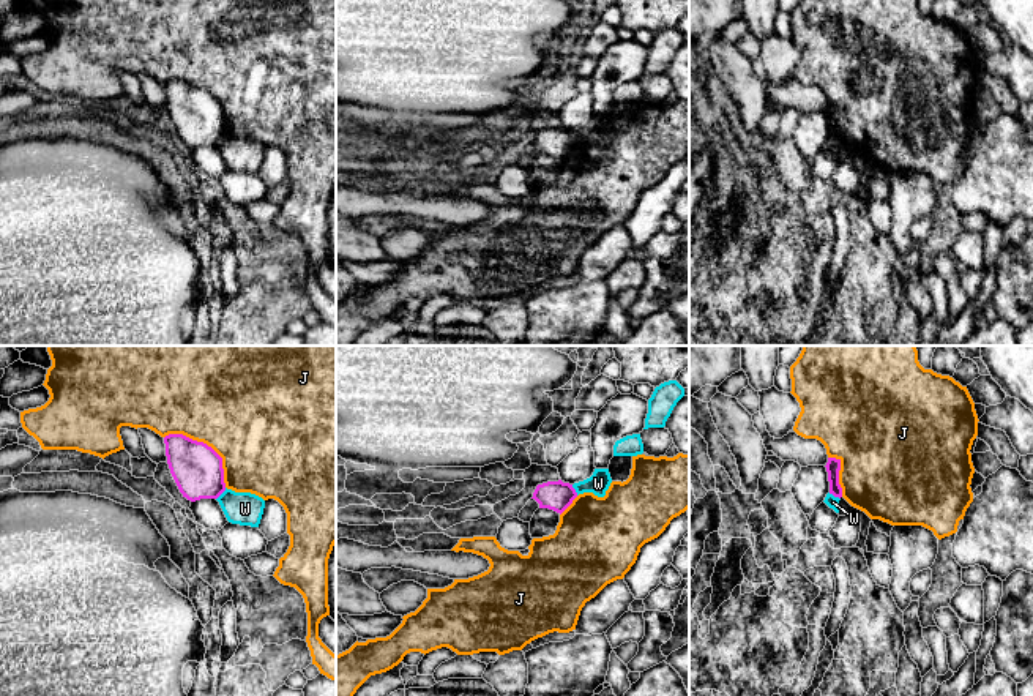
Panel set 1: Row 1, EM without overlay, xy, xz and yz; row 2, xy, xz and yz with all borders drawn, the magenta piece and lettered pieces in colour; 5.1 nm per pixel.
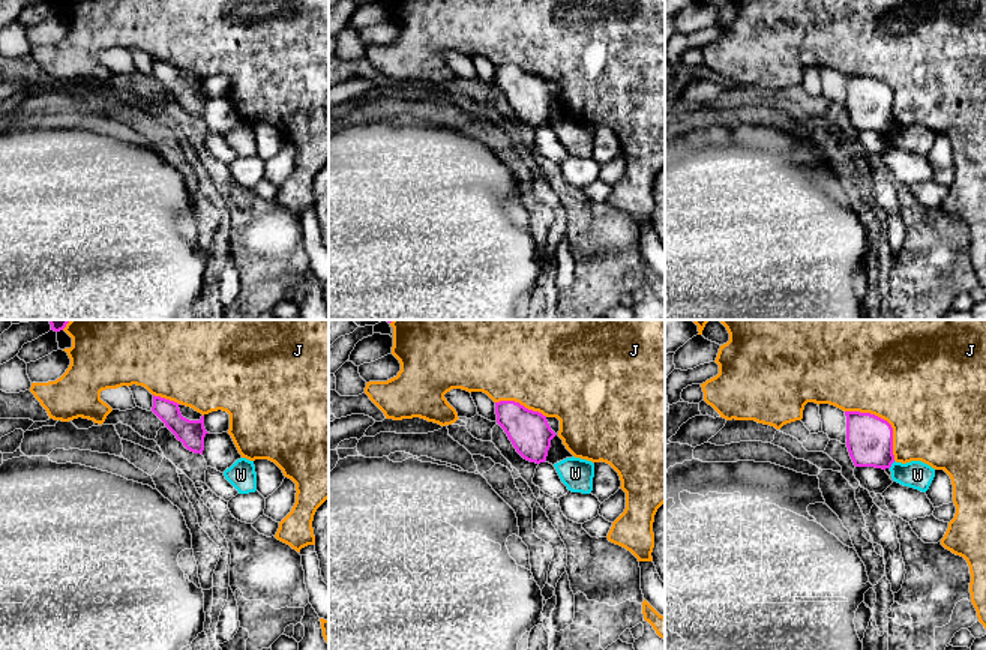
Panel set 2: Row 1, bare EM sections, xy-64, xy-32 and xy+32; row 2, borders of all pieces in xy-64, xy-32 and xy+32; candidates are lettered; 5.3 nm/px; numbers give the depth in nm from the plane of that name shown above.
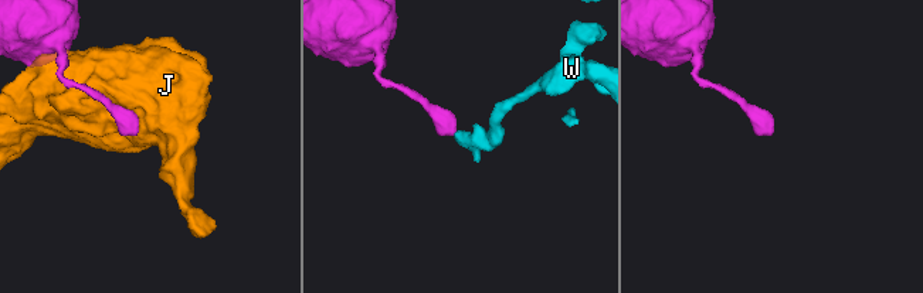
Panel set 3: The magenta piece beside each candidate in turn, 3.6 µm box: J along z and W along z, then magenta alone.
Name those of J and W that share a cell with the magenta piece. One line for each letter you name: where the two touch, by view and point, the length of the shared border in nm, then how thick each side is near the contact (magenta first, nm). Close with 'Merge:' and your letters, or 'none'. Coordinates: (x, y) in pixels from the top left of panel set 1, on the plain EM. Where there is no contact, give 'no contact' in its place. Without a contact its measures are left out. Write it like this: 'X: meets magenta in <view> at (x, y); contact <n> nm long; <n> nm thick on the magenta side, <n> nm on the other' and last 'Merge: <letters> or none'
Merge: none

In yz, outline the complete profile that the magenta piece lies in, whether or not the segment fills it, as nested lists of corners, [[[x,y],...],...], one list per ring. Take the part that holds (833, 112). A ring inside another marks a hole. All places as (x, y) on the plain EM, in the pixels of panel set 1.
[[[828,104],[826,109],[828,128],[830,128],[830,140],[834,144],[842,144],[842,134],[839,131],[839,117],[841,117],[841,106]]]

